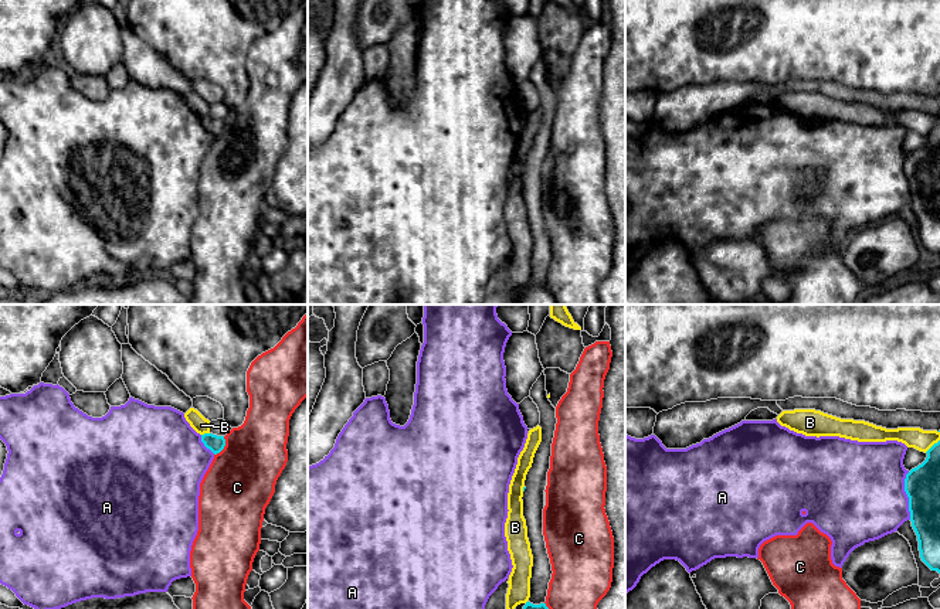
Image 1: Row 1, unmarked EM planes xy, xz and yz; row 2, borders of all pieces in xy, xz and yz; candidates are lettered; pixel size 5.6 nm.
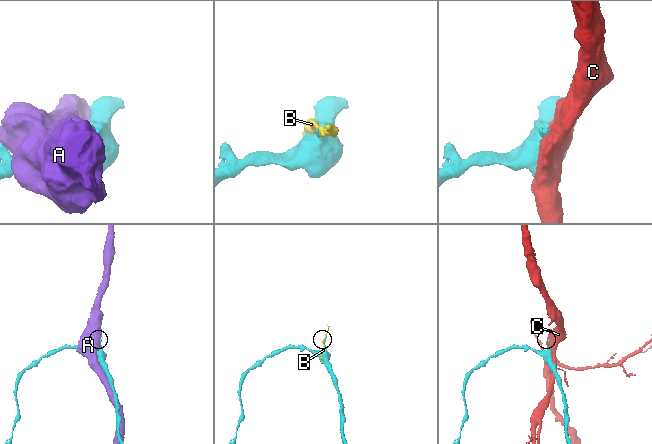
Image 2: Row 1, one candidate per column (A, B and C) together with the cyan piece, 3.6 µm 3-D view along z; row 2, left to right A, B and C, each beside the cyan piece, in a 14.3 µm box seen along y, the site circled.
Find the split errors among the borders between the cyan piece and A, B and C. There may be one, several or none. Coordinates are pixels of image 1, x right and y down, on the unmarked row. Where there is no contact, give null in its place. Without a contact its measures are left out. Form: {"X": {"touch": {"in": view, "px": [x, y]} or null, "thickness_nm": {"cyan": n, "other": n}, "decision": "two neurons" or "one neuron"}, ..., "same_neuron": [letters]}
{"A": {"touch": {"in": "yz", "px": [908, 179]}, "thickness_nm": {"cyan": 200, "other": 480}, "decision": "two neurons"}, "B": {"touch": {"in": "xy", "px": [204, 116]}, "thickness_nm": {"cyan": 100, "other": 90}, "decision": "one neuron"}, "C": {"touch": {"in": "xy", "px": [224, 128]}, "thickness_nm": {"cyan": 100, "other": 400}, "decision": "two neurons"}, "same_neuron": ["B"]}

